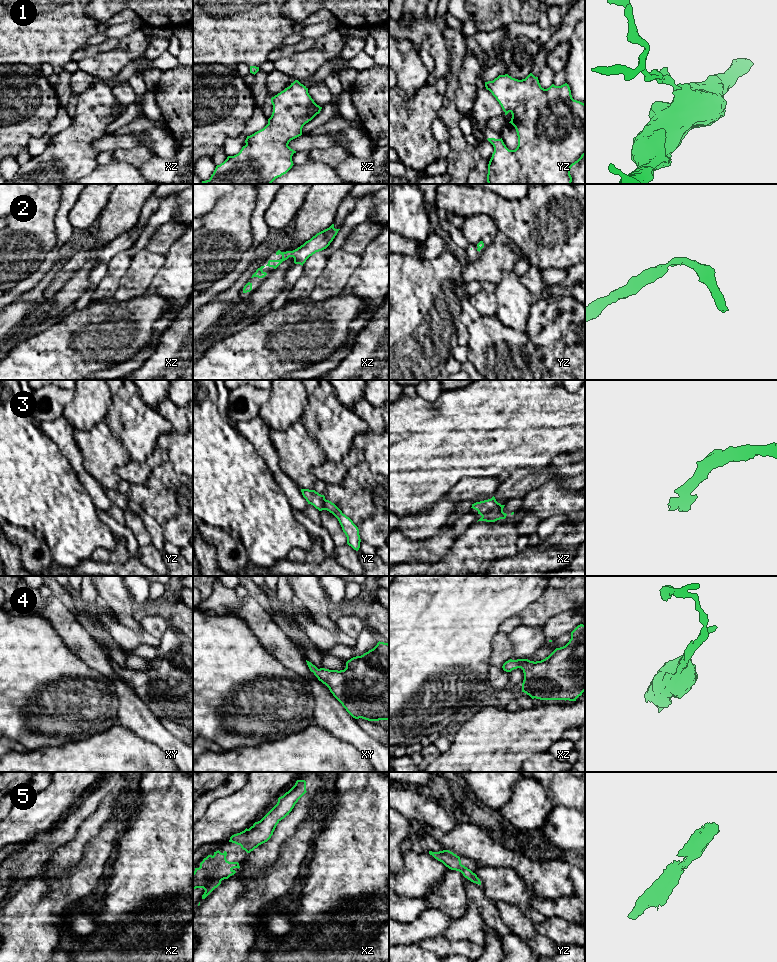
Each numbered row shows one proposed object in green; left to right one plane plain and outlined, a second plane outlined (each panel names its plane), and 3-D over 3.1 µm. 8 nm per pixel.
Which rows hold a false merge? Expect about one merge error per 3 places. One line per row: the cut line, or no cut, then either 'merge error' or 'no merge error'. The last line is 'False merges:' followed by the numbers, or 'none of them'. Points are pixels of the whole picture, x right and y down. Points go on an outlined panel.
1: yz (491, 81), (485, 86) | merge error
2: no cut | no merge error
3: no cut | no merge error
4: no cut | no merge error
5: no cut | no merge error
False merges: 1

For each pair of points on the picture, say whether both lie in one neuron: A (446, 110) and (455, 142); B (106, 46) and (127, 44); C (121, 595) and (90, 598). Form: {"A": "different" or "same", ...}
{"A": "same", "B": "different", "C": "different"}

